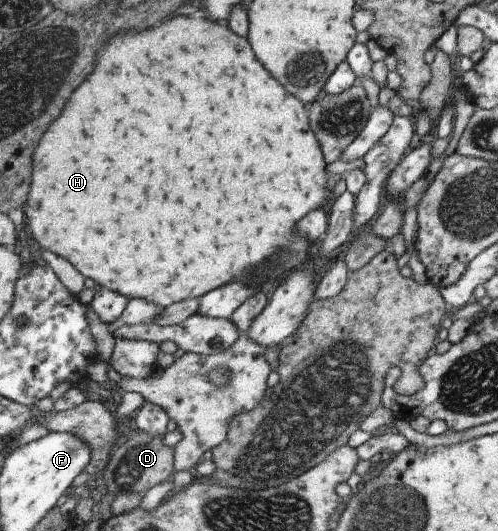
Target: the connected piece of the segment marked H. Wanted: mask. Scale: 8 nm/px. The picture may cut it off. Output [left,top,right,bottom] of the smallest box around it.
[24,17,333,308]

